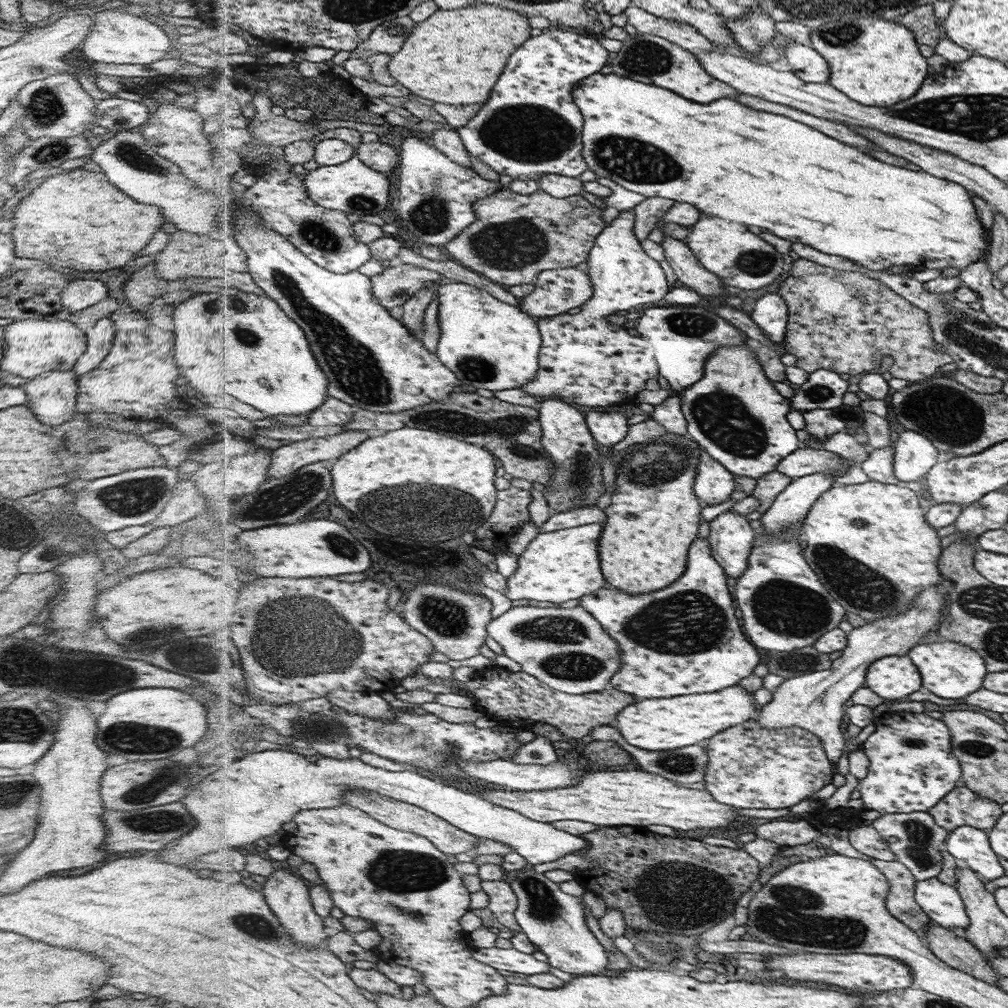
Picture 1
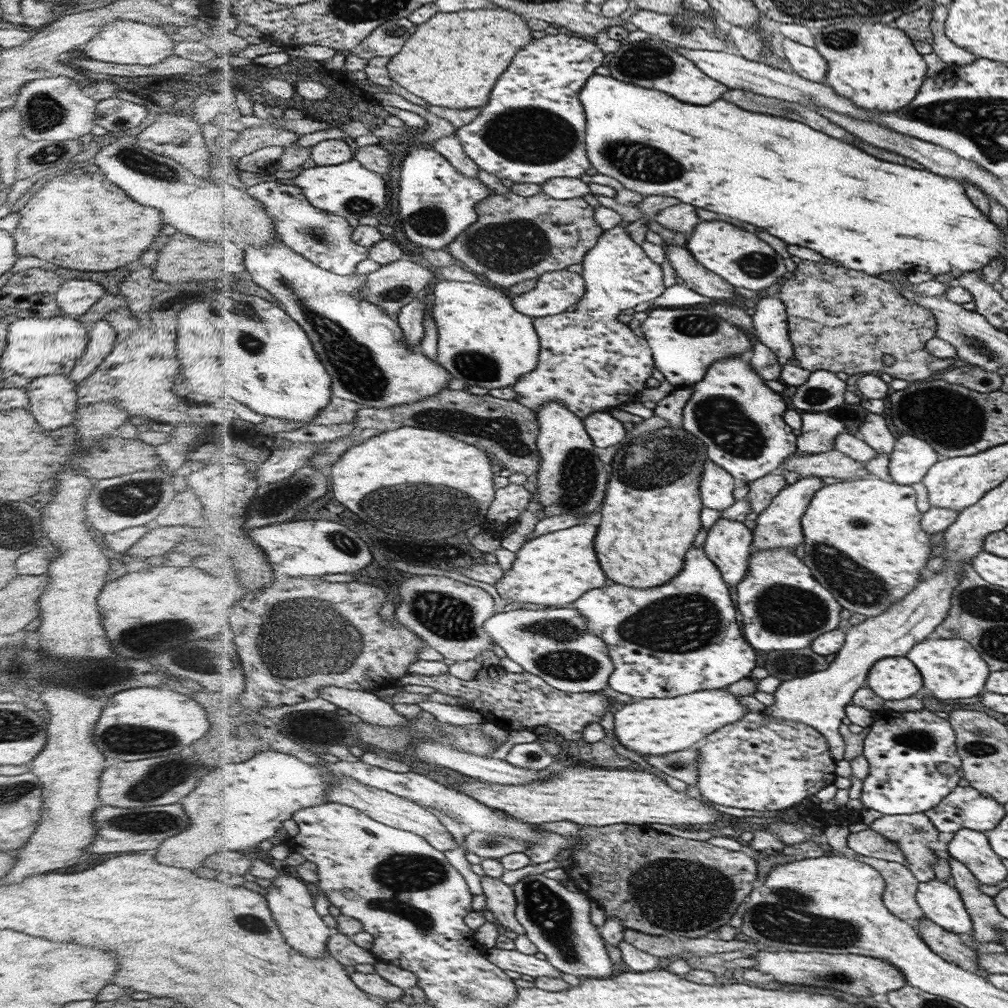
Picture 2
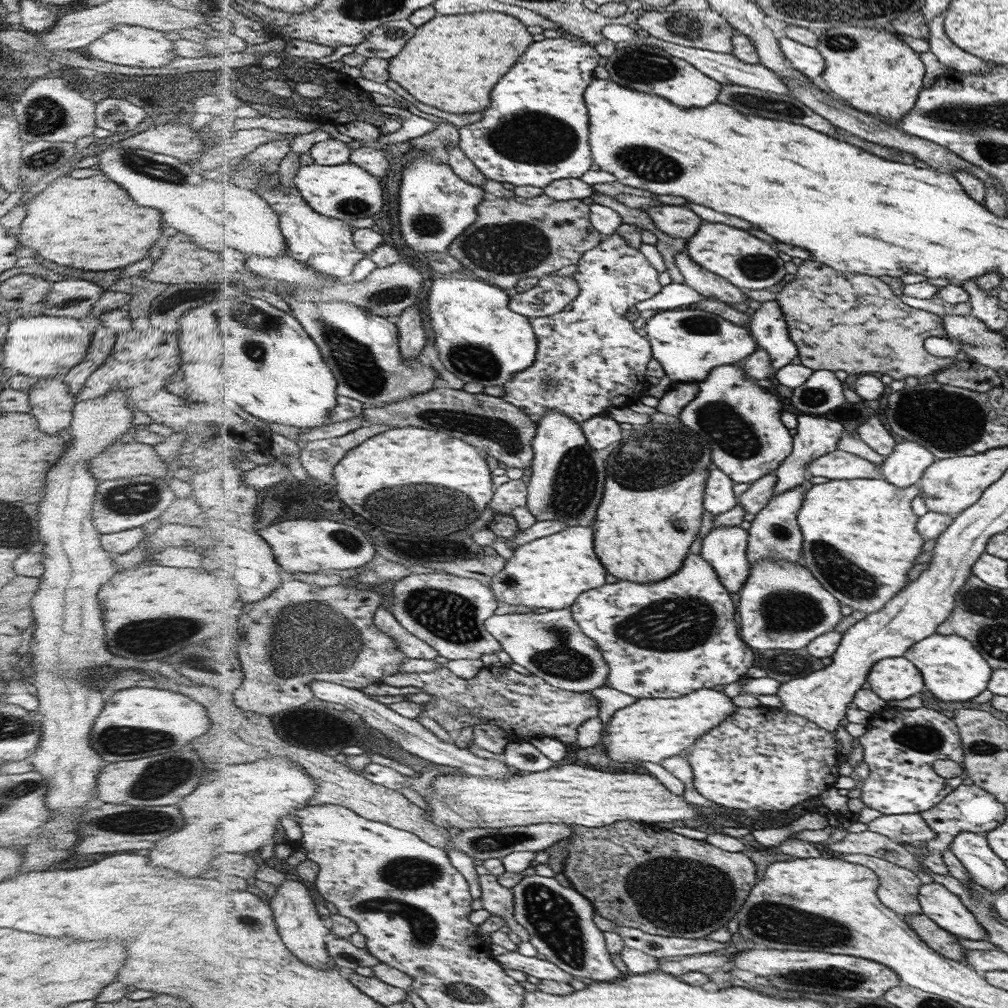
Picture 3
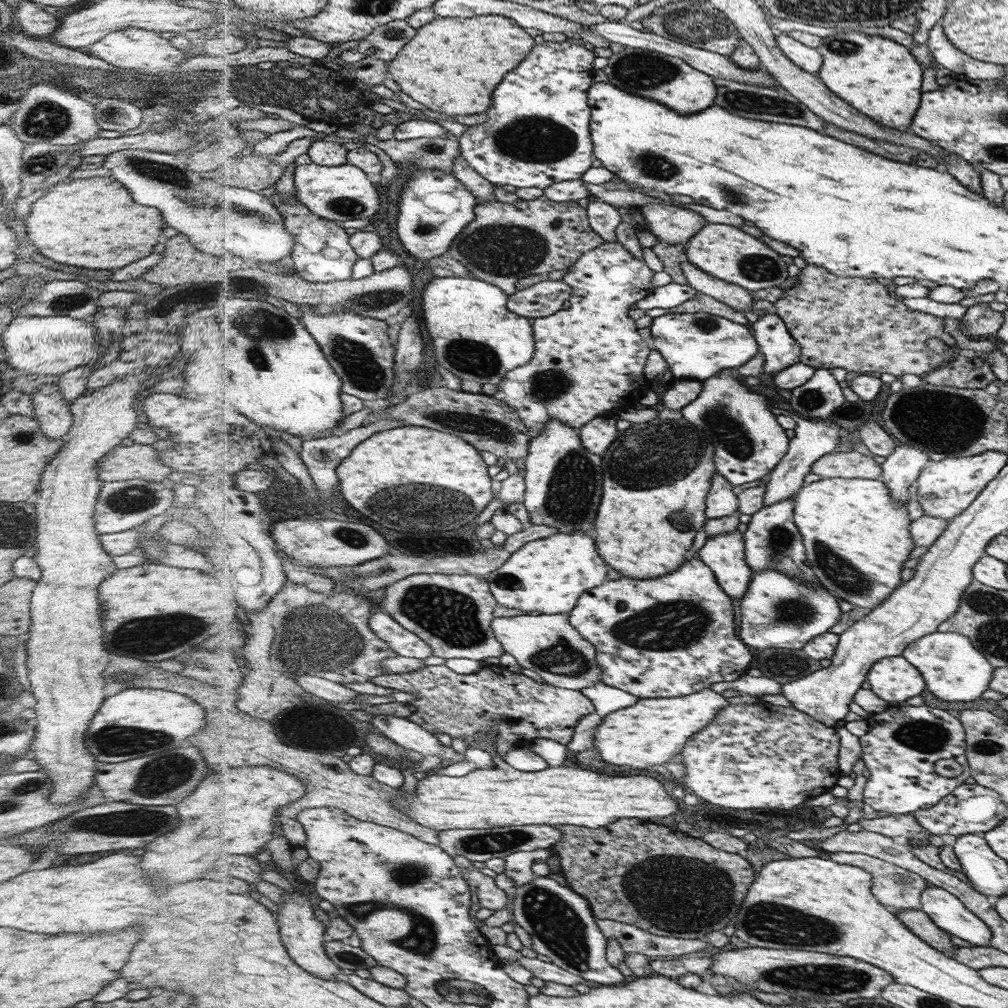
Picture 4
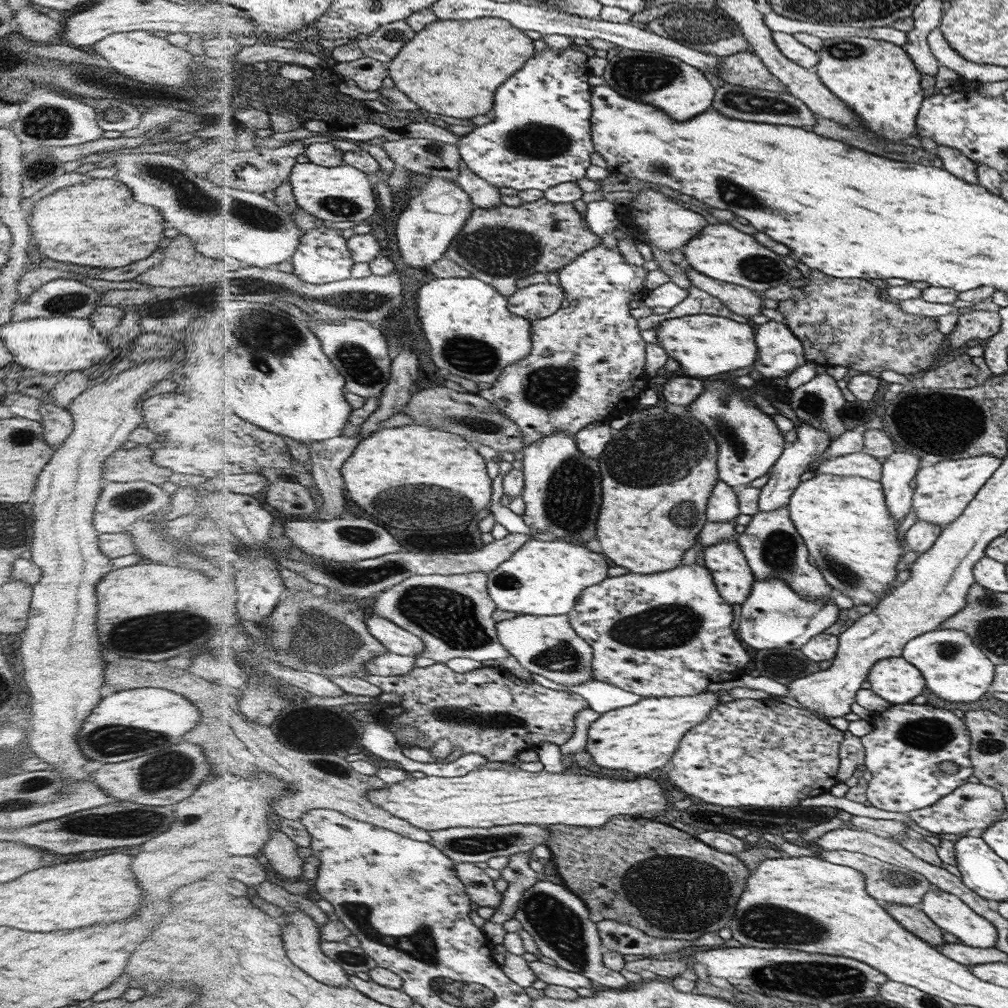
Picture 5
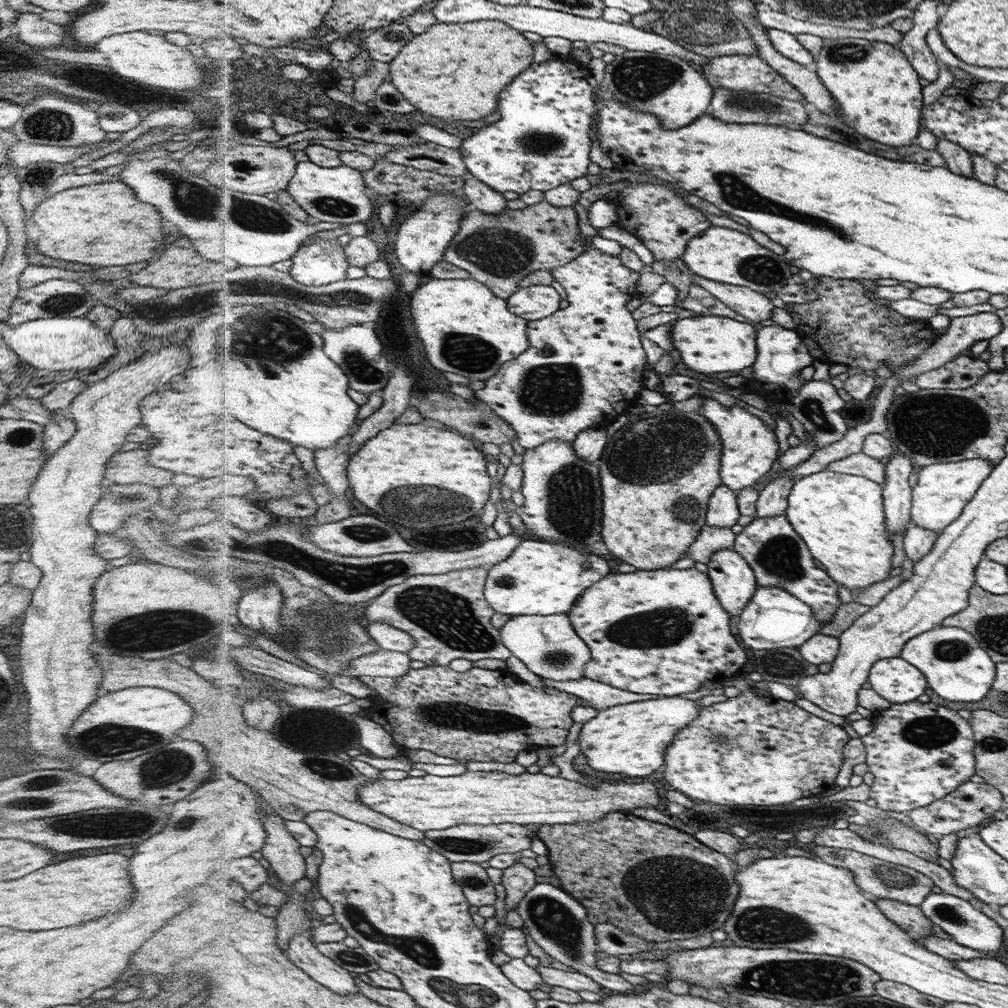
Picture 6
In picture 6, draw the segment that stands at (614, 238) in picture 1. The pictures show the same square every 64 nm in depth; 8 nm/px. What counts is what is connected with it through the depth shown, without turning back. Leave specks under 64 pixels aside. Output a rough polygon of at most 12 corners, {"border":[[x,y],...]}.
{"border":[[590,246],[475,396],[532,450],[644,388],[641,274]]}

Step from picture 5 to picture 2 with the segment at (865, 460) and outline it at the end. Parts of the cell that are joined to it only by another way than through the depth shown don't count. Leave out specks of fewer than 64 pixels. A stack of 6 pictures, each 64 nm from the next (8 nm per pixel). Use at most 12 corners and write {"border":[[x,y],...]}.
{"border":[[836,450],[800,456],[782,470],[804,478],[873,478],[862,464]]}

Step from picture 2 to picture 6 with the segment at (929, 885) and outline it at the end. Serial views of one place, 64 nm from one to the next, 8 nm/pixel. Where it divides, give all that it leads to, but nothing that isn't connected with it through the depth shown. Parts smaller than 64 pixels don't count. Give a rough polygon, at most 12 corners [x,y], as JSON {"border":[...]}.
{"border":[[928,894],[919,907],[961,946],[1004,953],[1005,932],[966,899]]}

